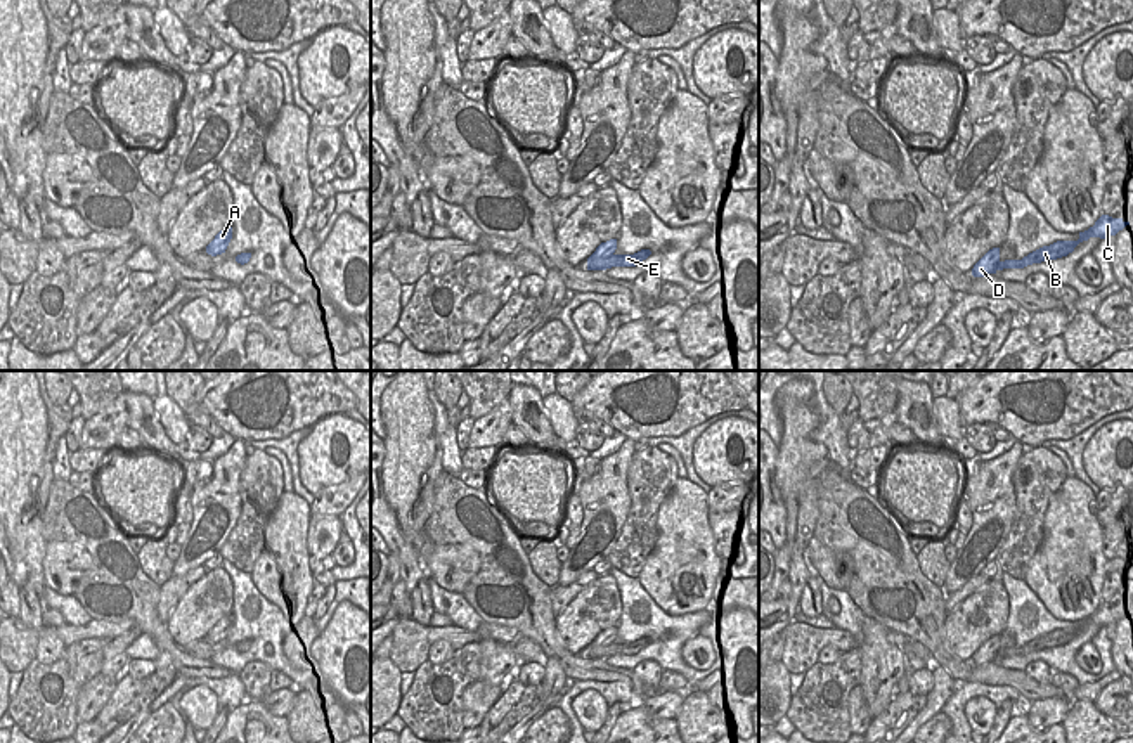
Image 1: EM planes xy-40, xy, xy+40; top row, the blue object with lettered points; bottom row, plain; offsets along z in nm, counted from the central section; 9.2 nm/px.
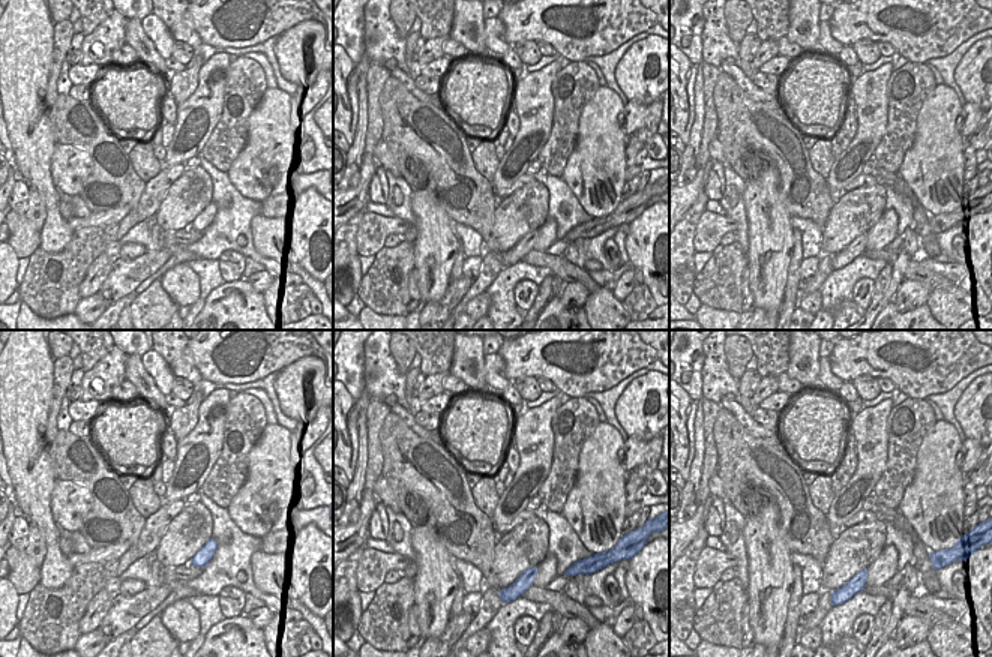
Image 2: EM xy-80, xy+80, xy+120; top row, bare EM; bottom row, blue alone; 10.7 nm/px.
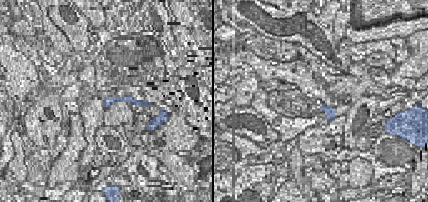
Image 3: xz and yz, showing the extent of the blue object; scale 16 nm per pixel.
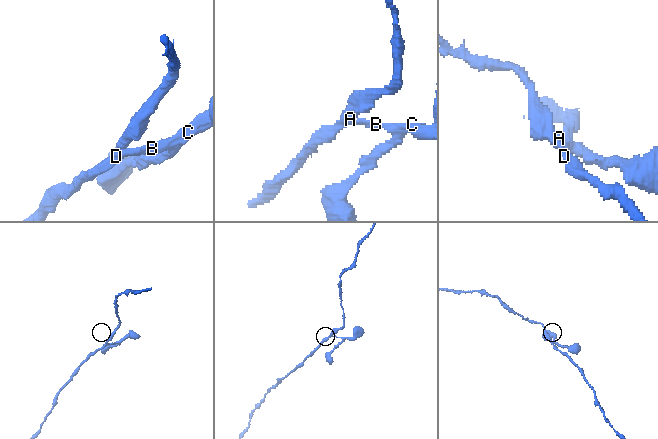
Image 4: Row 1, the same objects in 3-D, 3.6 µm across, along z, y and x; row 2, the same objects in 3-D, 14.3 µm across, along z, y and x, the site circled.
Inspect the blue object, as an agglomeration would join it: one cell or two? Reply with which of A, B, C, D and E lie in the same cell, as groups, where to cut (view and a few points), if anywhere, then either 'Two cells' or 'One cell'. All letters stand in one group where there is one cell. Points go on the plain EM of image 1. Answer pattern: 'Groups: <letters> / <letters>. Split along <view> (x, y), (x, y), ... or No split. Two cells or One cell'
Groups: A D / B C E. Split along xy (614, 643), (603, 648), (589, 648). Two cells.

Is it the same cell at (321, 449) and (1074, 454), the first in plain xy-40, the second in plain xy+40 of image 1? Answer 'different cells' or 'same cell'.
different cells

